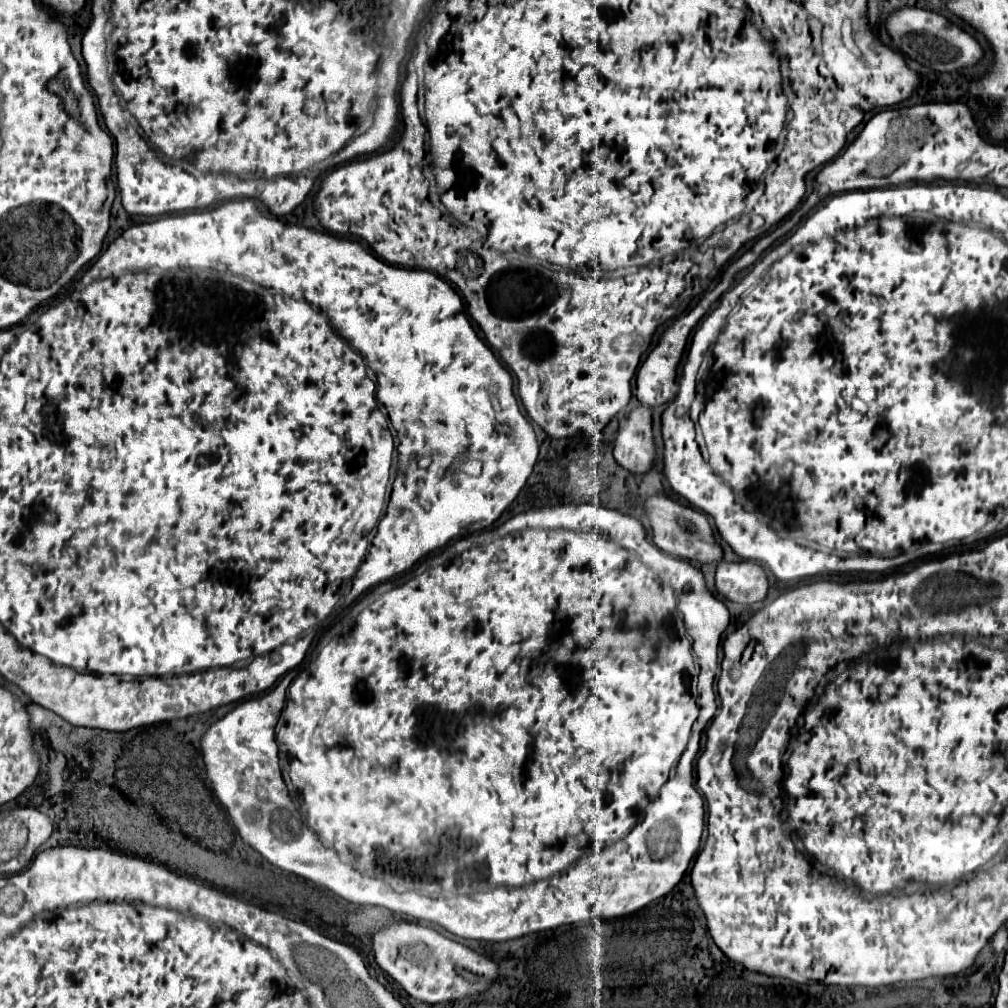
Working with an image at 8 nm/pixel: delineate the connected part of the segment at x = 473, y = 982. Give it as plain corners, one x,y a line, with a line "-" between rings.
395,921
379,927
373,937
375,963
393,977
413,999
425,1003
443,1003
453,999
463,999
473,993
485,991
497,977
497,965
469,947
451,941
427,925
413,921

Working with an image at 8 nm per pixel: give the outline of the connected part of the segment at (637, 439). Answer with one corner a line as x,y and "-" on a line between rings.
639,405
631,409
625,423
617,429
613,455
617,463
631,473
645,473
655,459
655,443
651,435
651,409

